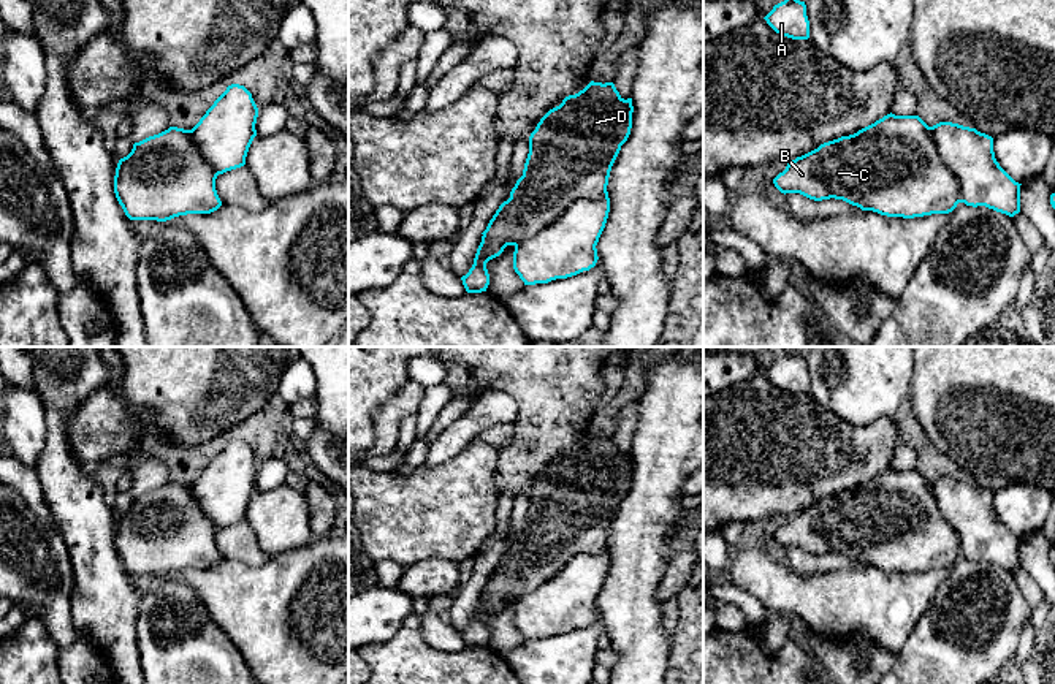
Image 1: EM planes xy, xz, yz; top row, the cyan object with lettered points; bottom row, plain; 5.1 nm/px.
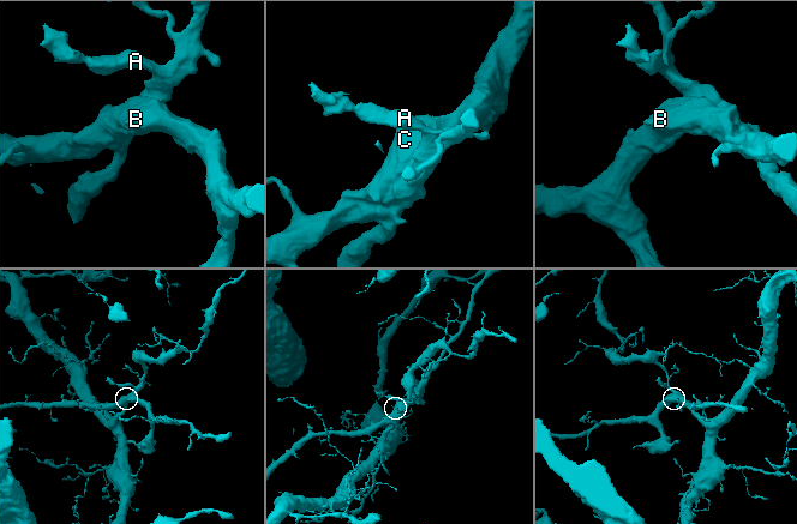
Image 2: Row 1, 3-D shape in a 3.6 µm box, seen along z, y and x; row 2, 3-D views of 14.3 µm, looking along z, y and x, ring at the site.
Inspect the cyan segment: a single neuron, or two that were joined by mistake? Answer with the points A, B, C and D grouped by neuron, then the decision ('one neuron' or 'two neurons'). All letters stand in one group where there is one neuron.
A / B C D; two neurons

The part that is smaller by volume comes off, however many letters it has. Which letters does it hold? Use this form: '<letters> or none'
B, C, D

